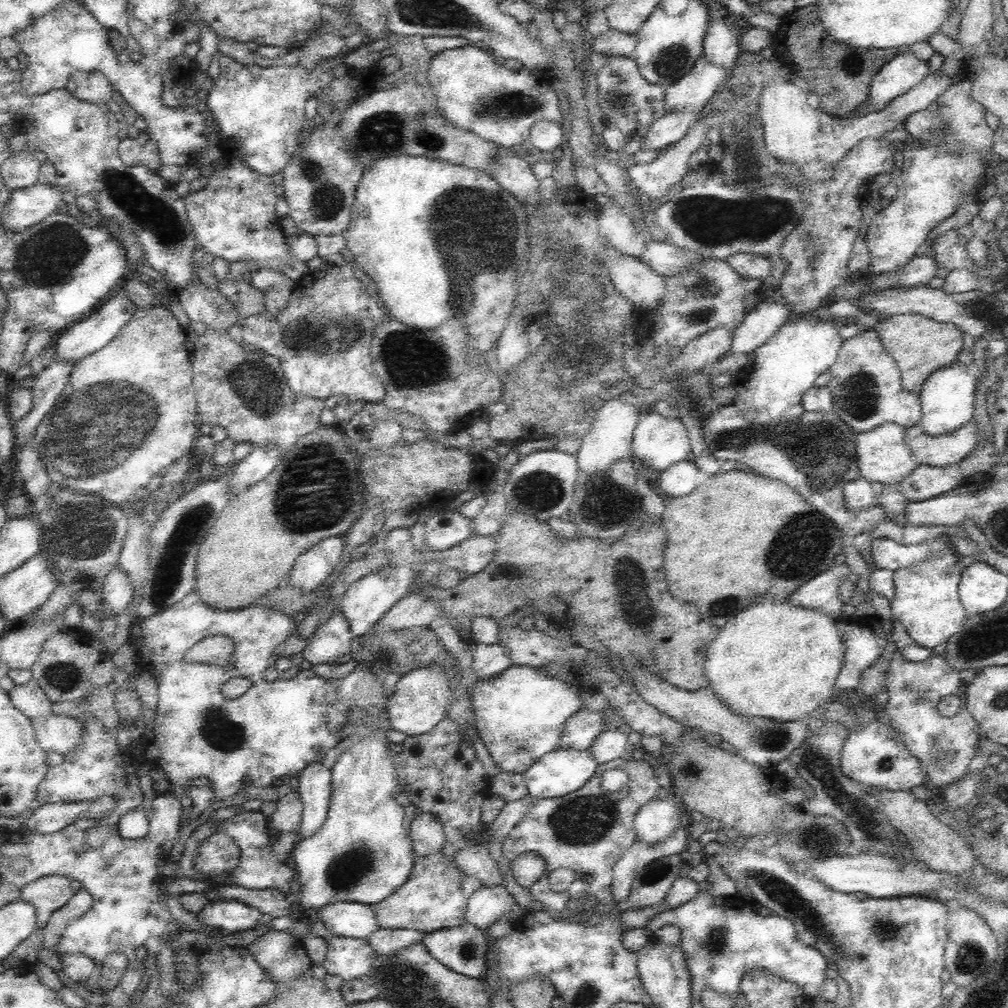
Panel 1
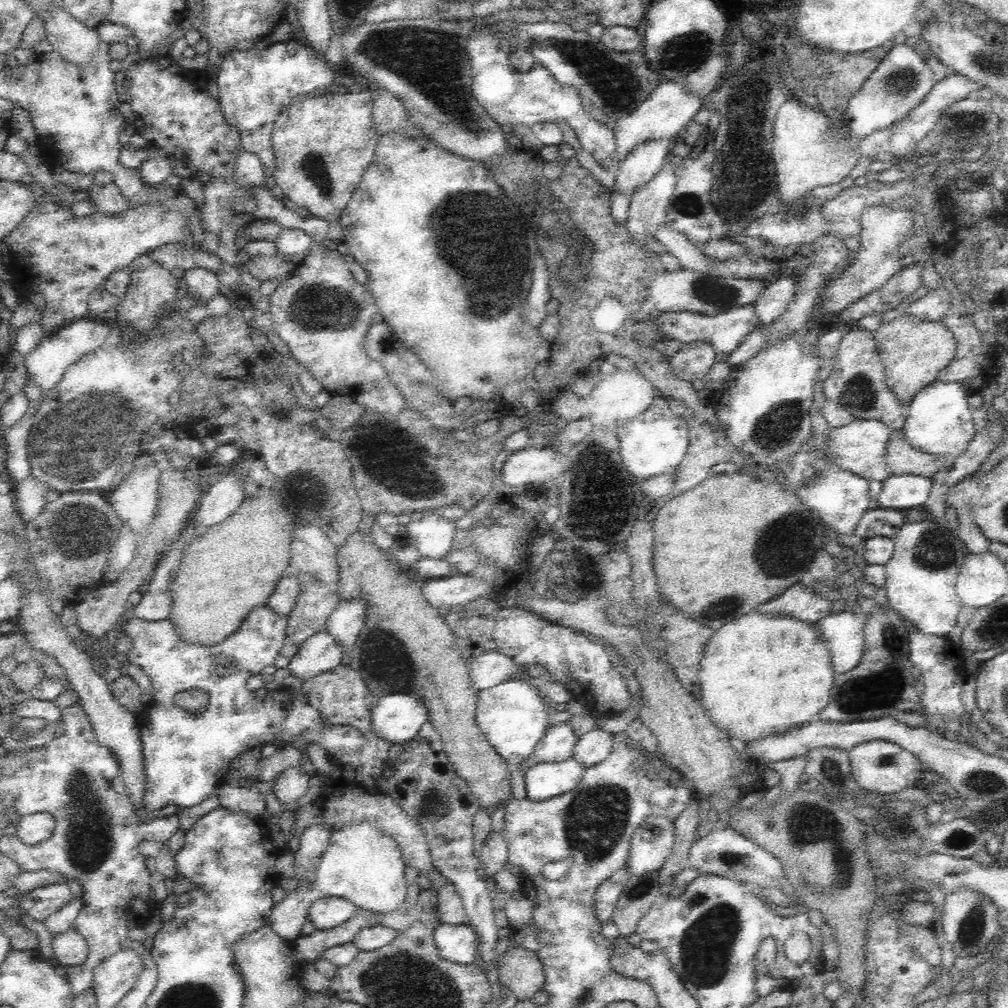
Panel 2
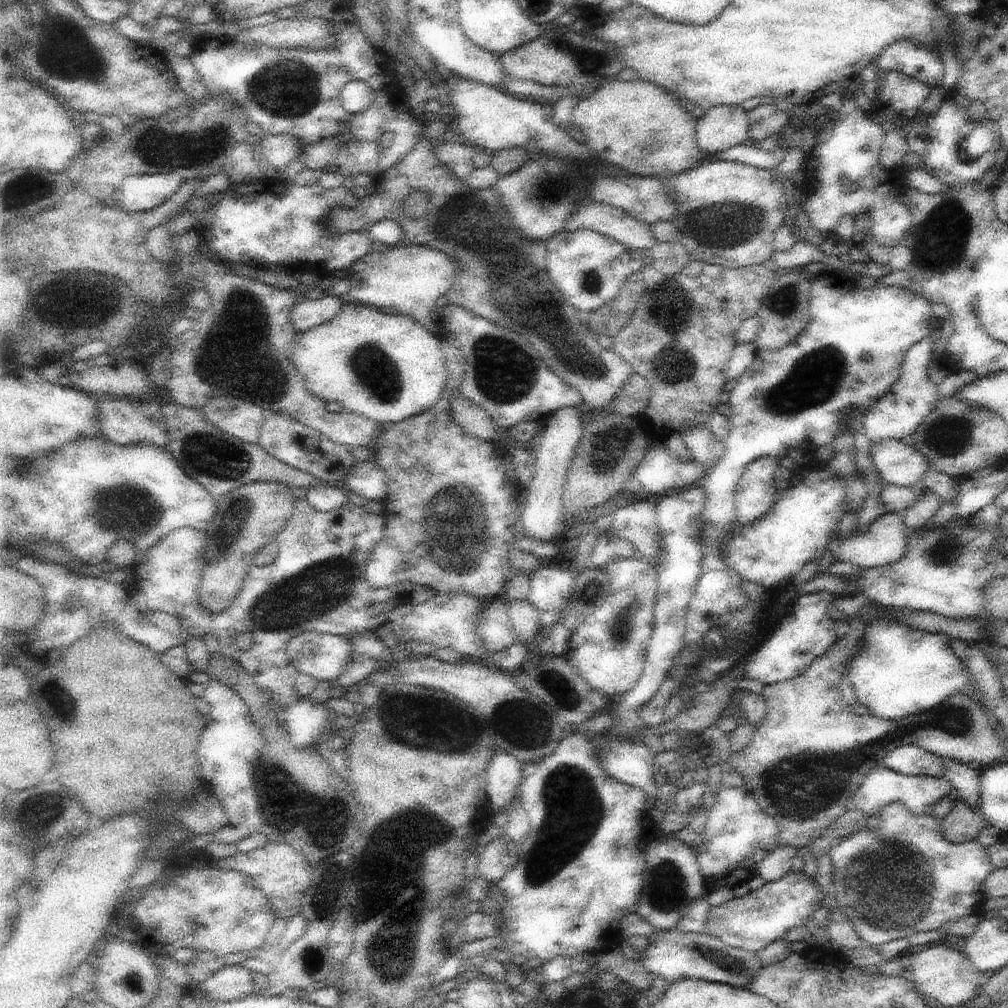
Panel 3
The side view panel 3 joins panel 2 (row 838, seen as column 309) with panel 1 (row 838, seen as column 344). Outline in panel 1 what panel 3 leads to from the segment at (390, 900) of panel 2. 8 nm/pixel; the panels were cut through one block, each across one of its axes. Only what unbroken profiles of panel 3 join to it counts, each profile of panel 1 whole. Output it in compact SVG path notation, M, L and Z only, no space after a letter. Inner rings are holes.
M360 723L353 734L359 736L353 746L339 752L331 768L332 792L327 819L309 837L298 840L291 850L294 854L295 871L300 882L300 904L303 911L322 909L334 902L360 902L362 905L376 905L389 898L402 883L408 880L414 866L411 838L404 829L404 807L394 799L398 777L392 759L395 748L385 737L386 732L378 729L378 723Z

